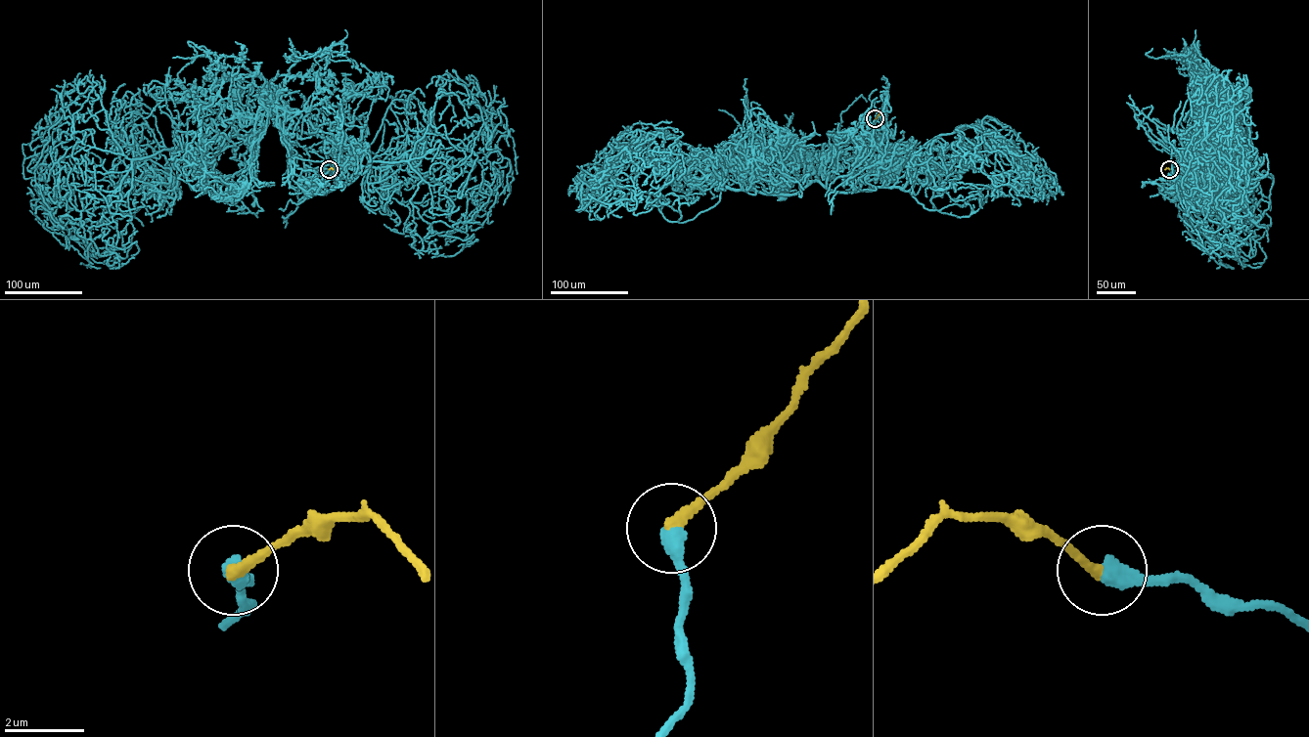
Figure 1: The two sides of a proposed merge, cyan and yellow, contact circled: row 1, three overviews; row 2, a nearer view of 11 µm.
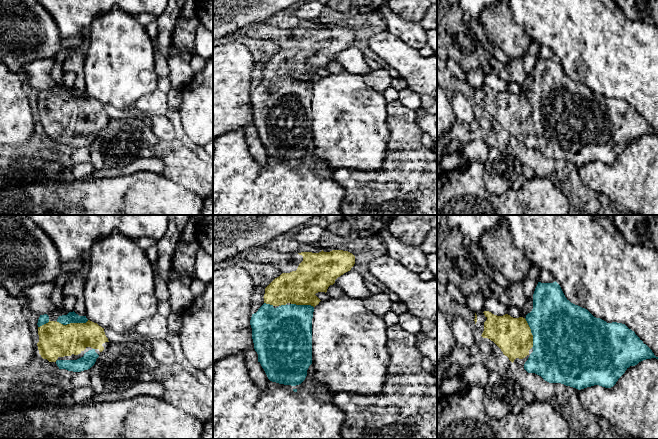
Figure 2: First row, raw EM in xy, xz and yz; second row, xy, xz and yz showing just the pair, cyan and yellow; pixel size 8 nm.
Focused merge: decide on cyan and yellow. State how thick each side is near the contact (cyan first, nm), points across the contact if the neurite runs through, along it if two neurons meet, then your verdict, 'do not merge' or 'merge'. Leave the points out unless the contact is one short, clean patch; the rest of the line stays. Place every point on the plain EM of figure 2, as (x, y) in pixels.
90 nm thick on the cyan side, 280 nm on the other; merge

